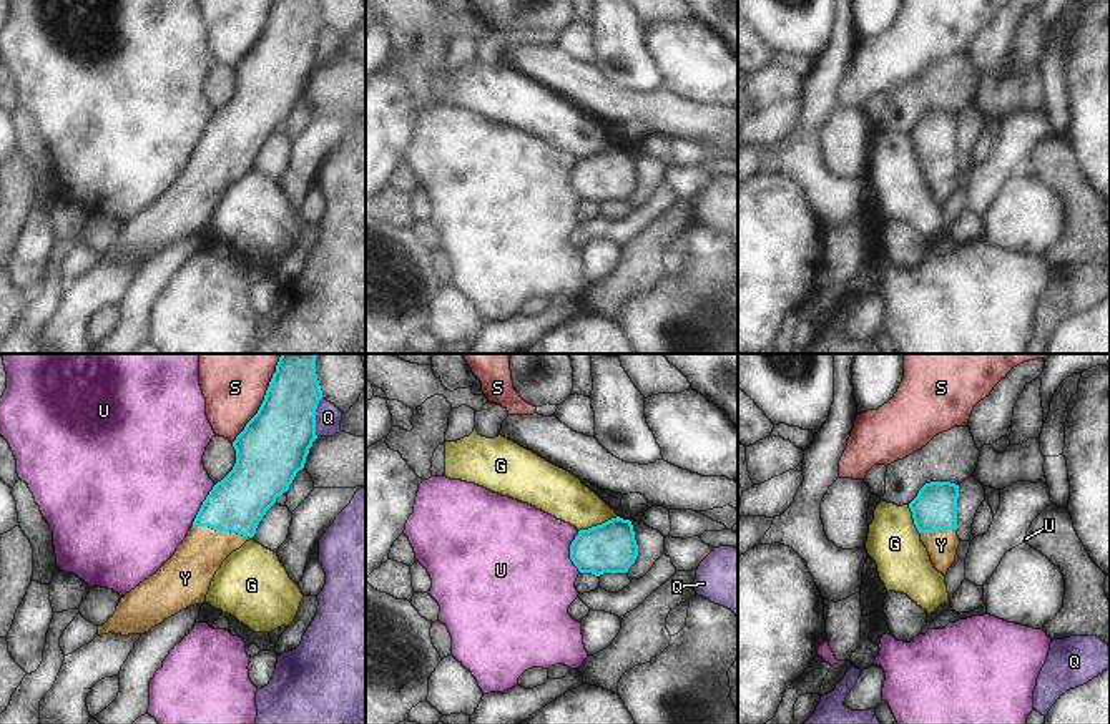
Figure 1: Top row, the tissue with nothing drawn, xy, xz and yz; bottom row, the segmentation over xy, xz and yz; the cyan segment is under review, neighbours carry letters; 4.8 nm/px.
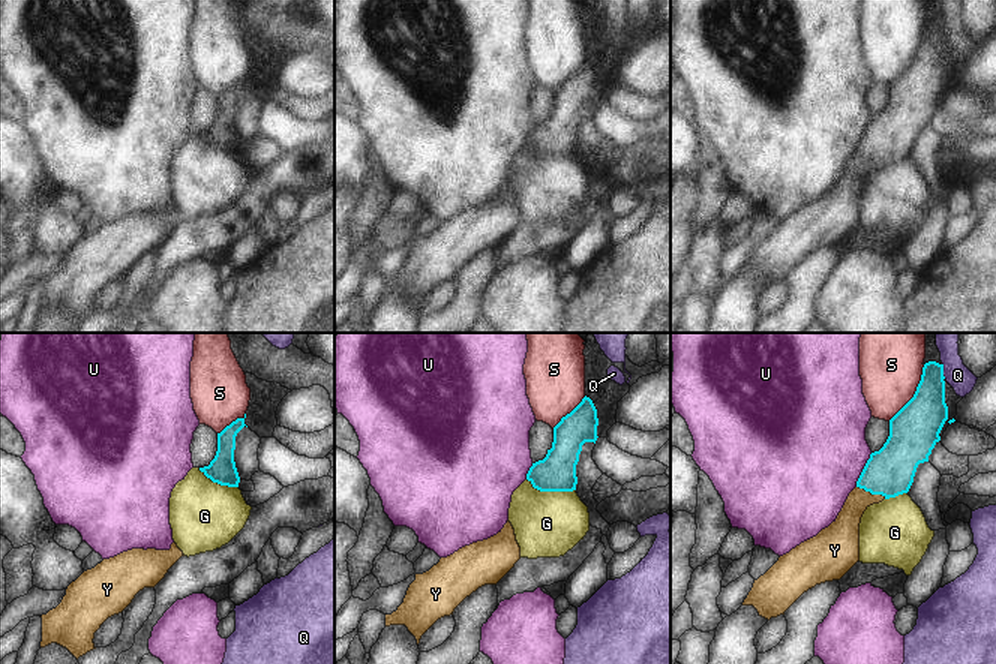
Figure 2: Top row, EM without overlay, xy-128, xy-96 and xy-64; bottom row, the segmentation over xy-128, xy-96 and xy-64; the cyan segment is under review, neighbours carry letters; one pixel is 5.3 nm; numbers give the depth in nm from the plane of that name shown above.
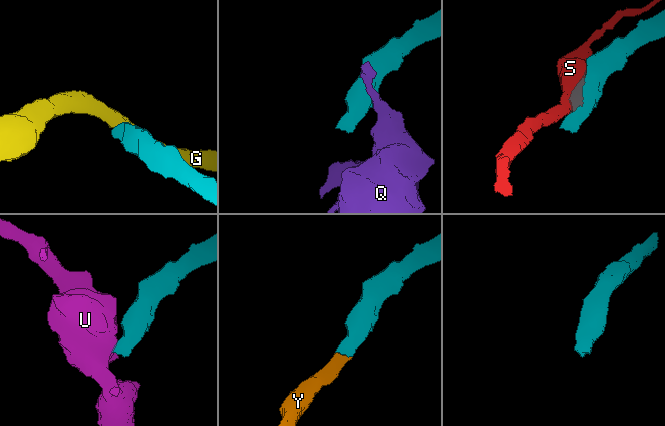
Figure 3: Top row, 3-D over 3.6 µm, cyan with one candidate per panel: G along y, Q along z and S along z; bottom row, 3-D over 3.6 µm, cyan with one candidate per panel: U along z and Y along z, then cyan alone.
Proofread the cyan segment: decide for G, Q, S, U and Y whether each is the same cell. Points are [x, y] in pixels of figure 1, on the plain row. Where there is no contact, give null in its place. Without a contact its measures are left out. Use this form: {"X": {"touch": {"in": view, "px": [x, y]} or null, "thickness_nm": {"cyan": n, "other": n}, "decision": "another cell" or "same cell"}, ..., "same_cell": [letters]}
{"G": {"touch": {"in": "xz", "px": [597, 153]}, "thickness_nm": {"cyan": 240, "other": 220}, "decision": "another cell"}, "Q": {"touch": {"in": "xy", "px": [314, 44]}, "thickness_nm": {"cyan": 320, "other": 130}, "decision": "another cell"}, "S": {"touch": {"in": "xy", "px": [260, 35]}, "thickness_nm": {"cyan": 340, "other": 260}, "decision": "another cell"}, "U": {"touch": {"in": "xy", "px": [201, 133]}, "thickness_nm": {"cyan": 280, "other": 500}, "decision": "another cell"}, "Y": {"touch": {"in": "xy", "px": [221, 158]}, "thickness_nm": {"cyan": 280, "other": 220}, "decision": "same cell"}, "same_cell": ["Y"]}

